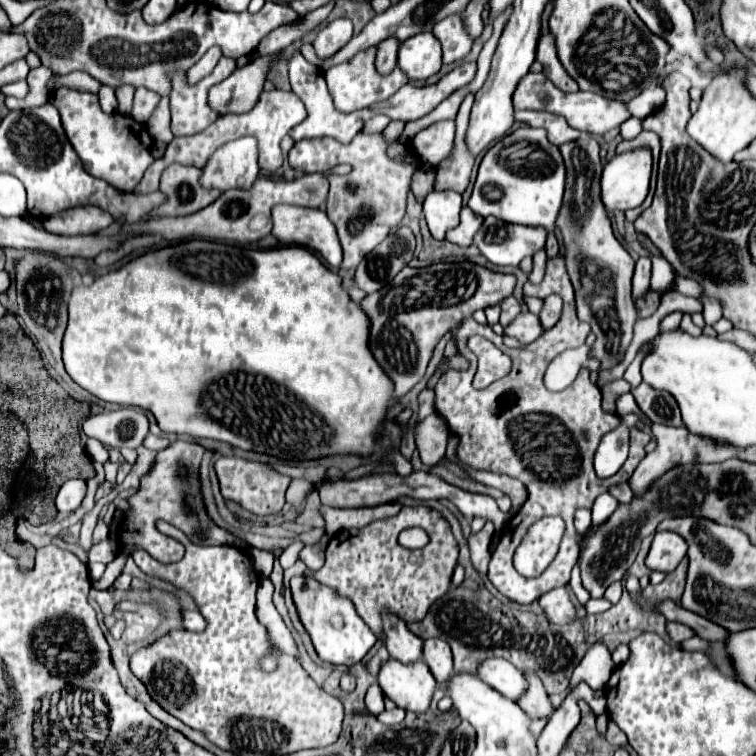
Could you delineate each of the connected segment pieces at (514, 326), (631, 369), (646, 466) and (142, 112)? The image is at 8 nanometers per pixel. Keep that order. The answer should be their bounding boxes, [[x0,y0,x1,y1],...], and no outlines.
[[505,311,545,345],[625,341,649,388],[629,423,737,497],[133,89,161,123]]

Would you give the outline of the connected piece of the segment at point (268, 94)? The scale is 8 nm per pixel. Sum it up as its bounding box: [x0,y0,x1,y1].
[133,89,307,195]

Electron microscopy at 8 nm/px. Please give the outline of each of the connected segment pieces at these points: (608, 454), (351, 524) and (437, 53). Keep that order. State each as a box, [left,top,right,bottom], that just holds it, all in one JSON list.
[[595,413,641,477],[319,501,401,535],[397,33,441,79]]

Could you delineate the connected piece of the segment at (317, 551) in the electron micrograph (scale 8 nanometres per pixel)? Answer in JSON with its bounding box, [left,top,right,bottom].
[299,543,325,569]

